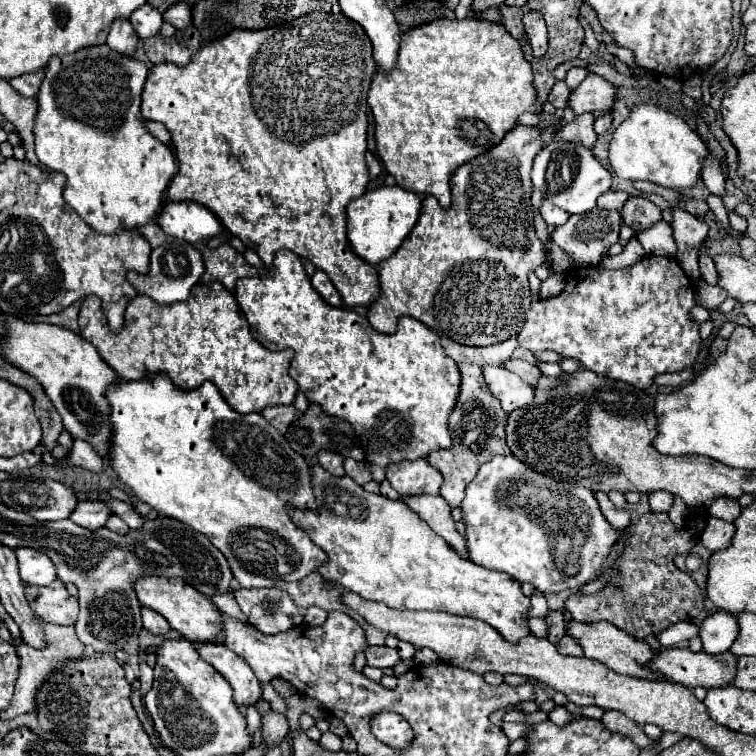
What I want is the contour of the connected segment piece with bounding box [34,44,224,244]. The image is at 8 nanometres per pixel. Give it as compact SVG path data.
M106 44L82 48L74 54L52 58L46 70L46 78L38 92L38 116L34 126L36 156L50 168L66 176L64 200L74 208L80 218L98 234L116 234L120 230L138 230L140 226L158 218L160 228L184 242L202 242L216 238L224 232L222 222L208 208L196 202L166 202L166 188L178 172L172 150L150 136L142 126L140 94L146 82L148 70L144 62L120 56Z

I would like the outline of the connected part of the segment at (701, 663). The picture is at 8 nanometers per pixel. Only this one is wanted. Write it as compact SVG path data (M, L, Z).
M666 648L662 652L658 652L646 666L648 670L652 672L658 672L662 674L666 680L672 680L672 682L678 682L682 686L688 686L688 688L696 688L696 686L702 686L706 690L710 688L720 688L720 686L728 686L734 676L736 676L736 656L732 656L730 652L724 652L720 656L712 656L712 654L706 654L706 652L690 652L688 648Z

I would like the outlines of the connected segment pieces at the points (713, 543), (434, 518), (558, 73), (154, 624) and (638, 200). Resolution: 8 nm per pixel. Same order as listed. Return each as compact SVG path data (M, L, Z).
M710 516L706 520L706 526L704 526L702 534L700 534L700 544L704 548L708 548L710 552L718 552L718 550L728 548L732 544L732 536L734 534L736 534L734 524Z
M408 496L402 498L432 530L436 530L462 558L468 558L464 536L456 530L450 516L450 506L442 496Z
M576 58L571 62L566 62L554 71L554 76L557 81L564 80L566 77L567 71L574 66L586 66L586 60L580 60L580 58Z
M142 608L142 620L144 620L144 628L152 634L168 634L172 628L168 624L168 620L164 620L164 616L160 616L158 612L152 612L148 608Z
M630 196L622 210L622 220L632 226L636 232L652 226L662 218L662 212L656 204L652 204L644 196Z

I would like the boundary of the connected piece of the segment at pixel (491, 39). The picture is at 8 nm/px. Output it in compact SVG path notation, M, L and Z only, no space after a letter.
M476 18L436 20L436 24L424 24L424 28L416 28L416 32L408 32L408 36L402 34L402 44L400 44L400 52L398 52L398 66L390 74L376 72L376 76L372 80L372 86L370 86L370 92L368 92L368 104L372 108L374 122L376 122L376 144L378 144L376 152L378 152L380 160L384 162L386 170L396 178L396 184L400 188L406 188L408 192L416 192L420 196L434 196L444 210L450 208L452 172L458 170L468 160L488 152L496 144L500 144L502 138L518 124L520 114L524 114L524 112L540 114L542 112L542 104L536 100L536 92L534 92L534 86L532 86L532 66L524 58L520 42L516 38L512 38L512 34L502 24L476 20Z

